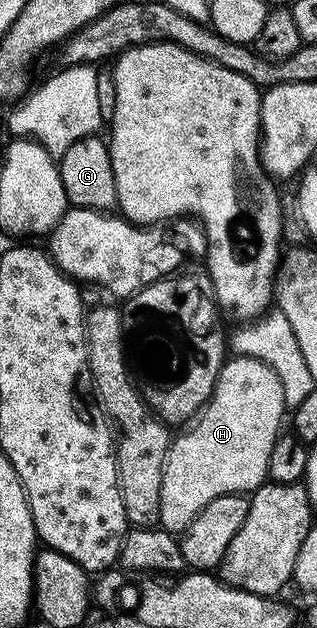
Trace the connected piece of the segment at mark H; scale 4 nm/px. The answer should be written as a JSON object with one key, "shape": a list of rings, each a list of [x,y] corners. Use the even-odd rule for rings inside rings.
{"shape":[[[234,356],[226,360],[218,376],[217,385],[195,423],[185,429],[190,428],[186,433],[181,433],[178,437],[176,434],[172,438],[169,451],[165,455],[159,503],[160,528],[166,529],[168,533],[181,535],[213,499],[227,496],[228,493],[245,495],[266,484],[269,475],[267,459],[271,459],[271,447],[275,447],[275,439],[282,432],[281,420],[284,417],[286,420],[283,387],[279,383],[279,375],[275,375],[271,367],[250,357]]]}

